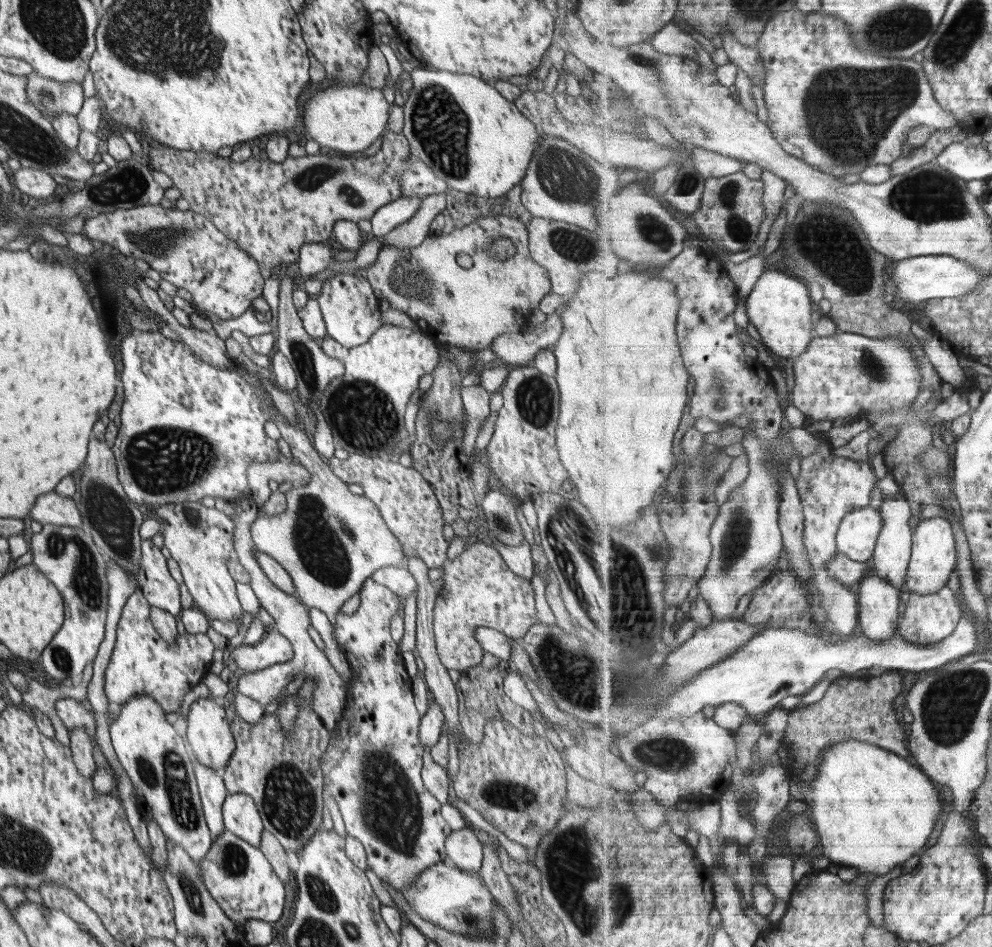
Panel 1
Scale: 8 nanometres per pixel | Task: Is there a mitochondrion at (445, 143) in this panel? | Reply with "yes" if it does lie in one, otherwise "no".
yes

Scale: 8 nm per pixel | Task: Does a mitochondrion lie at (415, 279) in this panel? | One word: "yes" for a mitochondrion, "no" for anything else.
yes

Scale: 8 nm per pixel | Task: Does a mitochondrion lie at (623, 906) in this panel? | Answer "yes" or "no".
yes

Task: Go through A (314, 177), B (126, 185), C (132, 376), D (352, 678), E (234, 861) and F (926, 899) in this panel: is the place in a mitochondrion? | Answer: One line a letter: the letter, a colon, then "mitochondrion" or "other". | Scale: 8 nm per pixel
A: mitochondrion
B: mitochondrion
C: other
D: other
E: mitochondrion
F: other

